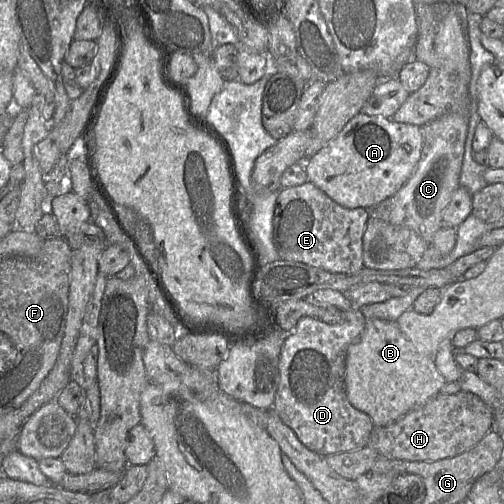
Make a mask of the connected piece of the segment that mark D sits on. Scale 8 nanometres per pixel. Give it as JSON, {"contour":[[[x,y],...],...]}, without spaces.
{"contour":[[[353,307],[345,312],[345,318],[338,324],[328,324],[313,317],[302,317],[295,329],[286,335],[279,359],[280,382],[275,395],[273,409],[285,425],[290,427],[298,439],[310,450],[327,456],[349,452],[368,446],[374,427],[371,418],[356,409],[347,399],[344,374],[348,347],[359,340],[366,325],[360,309]]]}

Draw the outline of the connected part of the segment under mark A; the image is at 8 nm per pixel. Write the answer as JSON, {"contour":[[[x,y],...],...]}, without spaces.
{"contour":[[[360,112],[325,147],[305,160],[304,169],[308,181],[340,206],[369,209],[407,182],[420,159],[422,146],[421,127]]]}

